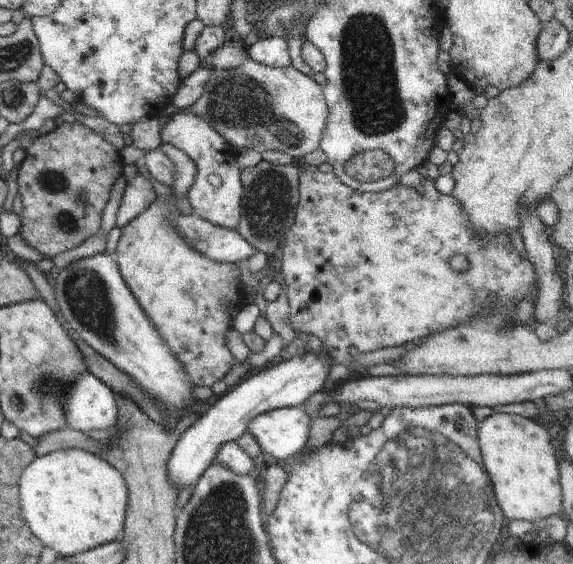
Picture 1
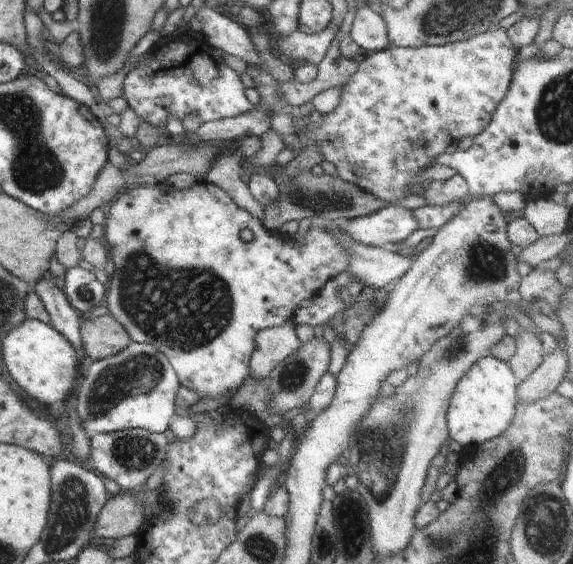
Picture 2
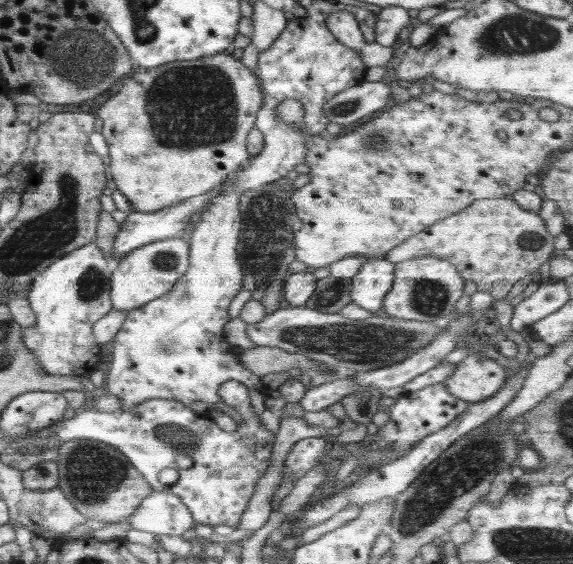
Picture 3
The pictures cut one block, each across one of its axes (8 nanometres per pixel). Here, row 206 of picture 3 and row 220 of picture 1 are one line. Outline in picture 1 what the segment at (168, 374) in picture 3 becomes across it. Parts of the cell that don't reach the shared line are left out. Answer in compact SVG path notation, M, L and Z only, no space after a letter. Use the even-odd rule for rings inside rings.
M171 110L171 117L166 126L161 126L161 140L190 156L197 167L193 186L187 193L190 206L195 215L208 220L216 226L237 229L240 223L242 201L241 172L232 161L230 145L224 138L212 130L200 116L186 110Z

